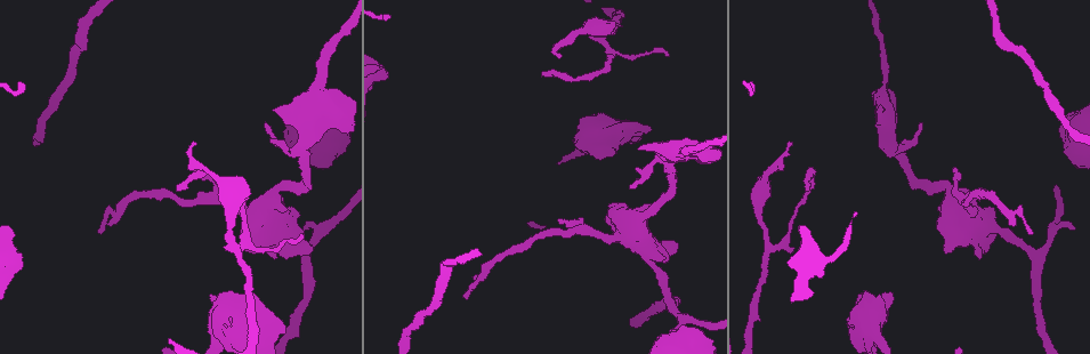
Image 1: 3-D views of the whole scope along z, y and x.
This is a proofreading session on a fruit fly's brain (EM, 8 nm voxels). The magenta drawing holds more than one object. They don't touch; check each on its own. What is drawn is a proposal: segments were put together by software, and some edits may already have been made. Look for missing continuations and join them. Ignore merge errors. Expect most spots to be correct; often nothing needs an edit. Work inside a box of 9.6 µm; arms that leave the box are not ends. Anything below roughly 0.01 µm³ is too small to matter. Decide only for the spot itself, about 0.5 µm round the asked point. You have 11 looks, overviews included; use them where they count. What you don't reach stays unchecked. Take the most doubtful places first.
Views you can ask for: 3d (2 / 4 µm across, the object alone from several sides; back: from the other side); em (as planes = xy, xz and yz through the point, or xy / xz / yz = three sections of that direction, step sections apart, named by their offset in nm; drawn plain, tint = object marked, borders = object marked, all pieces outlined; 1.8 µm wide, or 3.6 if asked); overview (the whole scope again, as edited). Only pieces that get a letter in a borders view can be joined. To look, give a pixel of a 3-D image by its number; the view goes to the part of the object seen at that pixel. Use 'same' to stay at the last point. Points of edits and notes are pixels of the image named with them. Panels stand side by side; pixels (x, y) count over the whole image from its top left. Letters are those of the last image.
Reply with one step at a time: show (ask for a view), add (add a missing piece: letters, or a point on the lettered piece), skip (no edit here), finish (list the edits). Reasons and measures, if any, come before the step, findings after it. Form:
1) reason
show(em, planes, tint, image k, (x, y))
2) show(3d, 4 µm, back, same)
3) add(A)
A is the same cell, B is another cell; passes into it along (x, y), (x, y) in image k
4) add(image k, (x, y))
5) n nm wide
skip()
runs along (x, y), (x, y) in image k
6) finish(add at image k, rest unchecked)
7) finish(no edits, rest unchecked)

long arm stops here
show(3d, 2 µm, image 1, (542, 74))

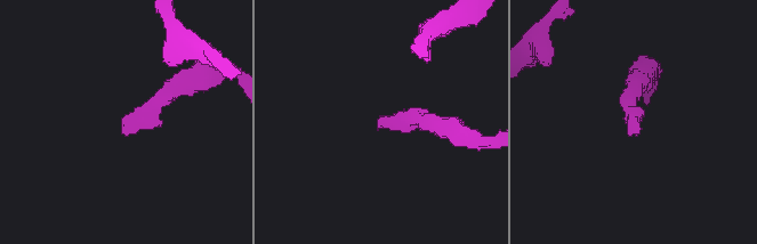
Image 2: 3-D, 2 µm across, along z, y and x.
now the EM
show(em, planes, tint, image 2, (637, 131))

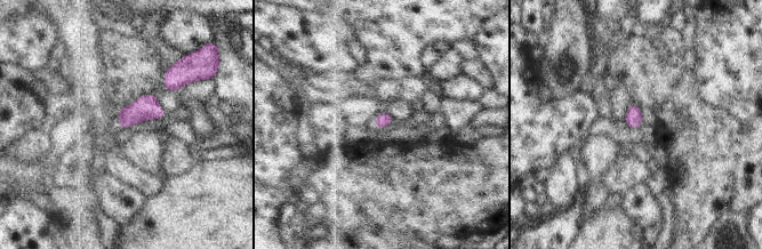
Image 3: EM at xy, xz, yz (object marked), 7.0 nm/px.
show(em, planes, borders, same)

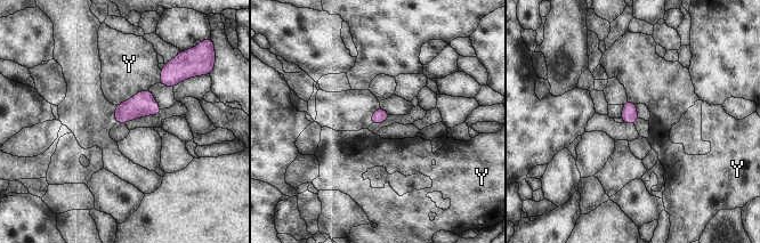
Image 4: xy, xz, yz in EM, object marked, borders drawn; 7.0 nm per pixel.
skip()
Y is another cell; border along (148, 89), (140, 90), (115, 105) in image 4; no lettered piece goes on from it

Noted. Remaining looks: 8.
stops while still wide
show(em, 3.6 µm, xy, step 4, tint, image 1, (890, 294))

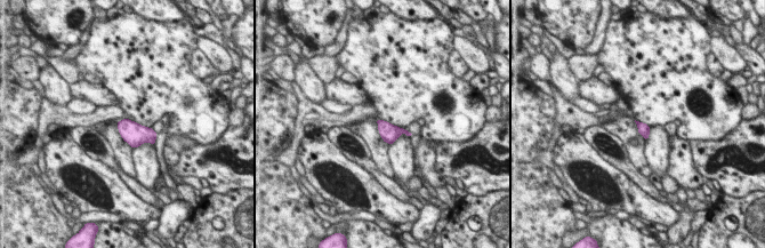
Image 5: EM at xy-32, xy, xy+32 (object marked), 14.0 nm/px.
show(em, 3.6 µm, planes, borders, same)

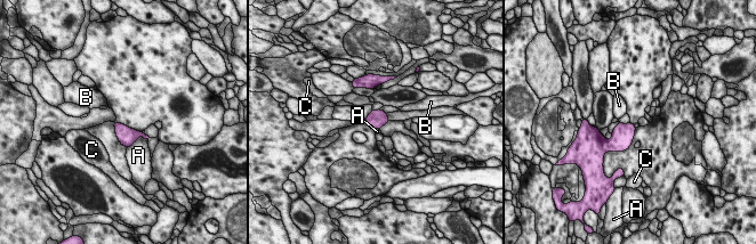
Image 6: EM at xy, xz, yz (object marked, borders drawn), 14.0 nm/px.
240 nm wide
skip()
A, B and C are other cells; border along (147, 138), (138, 137), (127, 148) in image 6; no lettered piece goes on from it

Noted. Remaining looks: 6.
thin end
show(3d, 4 µm, image 1, (630, 186))

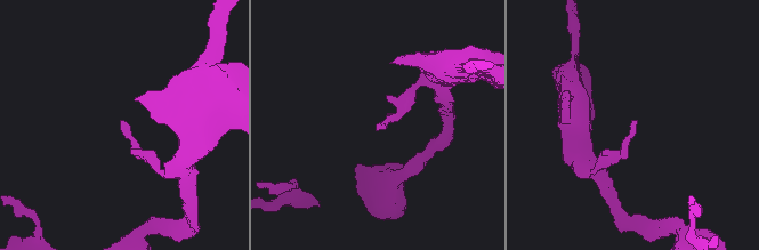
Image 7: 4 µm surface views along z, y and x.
shape alone is not enough
show(em, planes, plain, image 7, (377, 130))

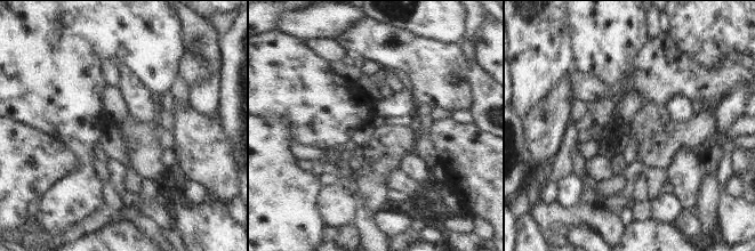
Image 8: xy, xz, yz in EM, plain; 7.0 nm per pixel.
what lies round it
show(em, planes, borders, same)

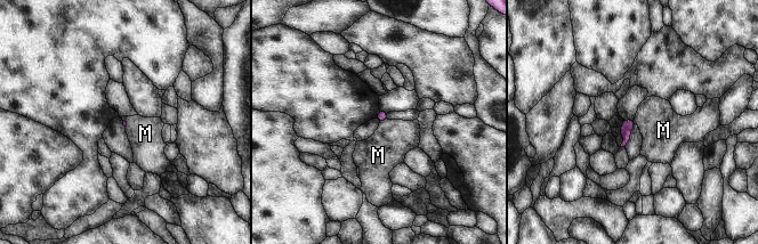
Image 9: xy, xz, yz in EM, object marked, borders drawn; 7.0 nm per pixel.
skip()
M is another cell; border along (387, 119), (379, 123) in image 9; no lettered piece goes on from it

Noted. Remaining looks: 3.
branch stops here
show(em, planes, borders, image 1, (1073, 225))

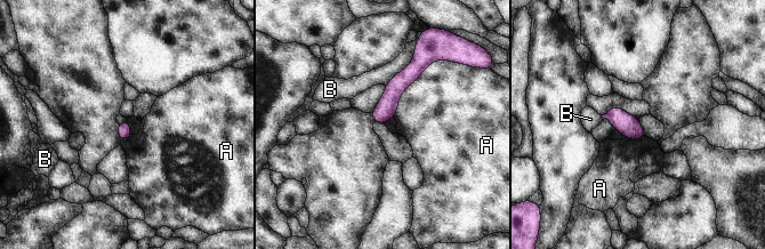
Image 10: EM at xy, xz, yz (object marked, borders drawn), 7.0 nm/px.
skip()
A and B are other cells; border along (433, 61), (400, 96), (393, 117) in image 10; no lettered piece goes on from it

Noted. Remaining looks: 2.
finish(no edits, rest unchecked)

